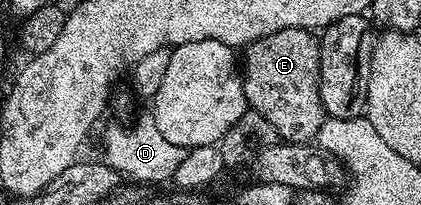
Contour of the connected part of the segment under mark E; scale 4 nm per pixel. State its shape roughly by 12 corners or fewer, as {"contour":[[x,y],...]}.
{"contour":[[276,30],[245,45],[247,105],[288,144],[310,144],[320,40]]}

